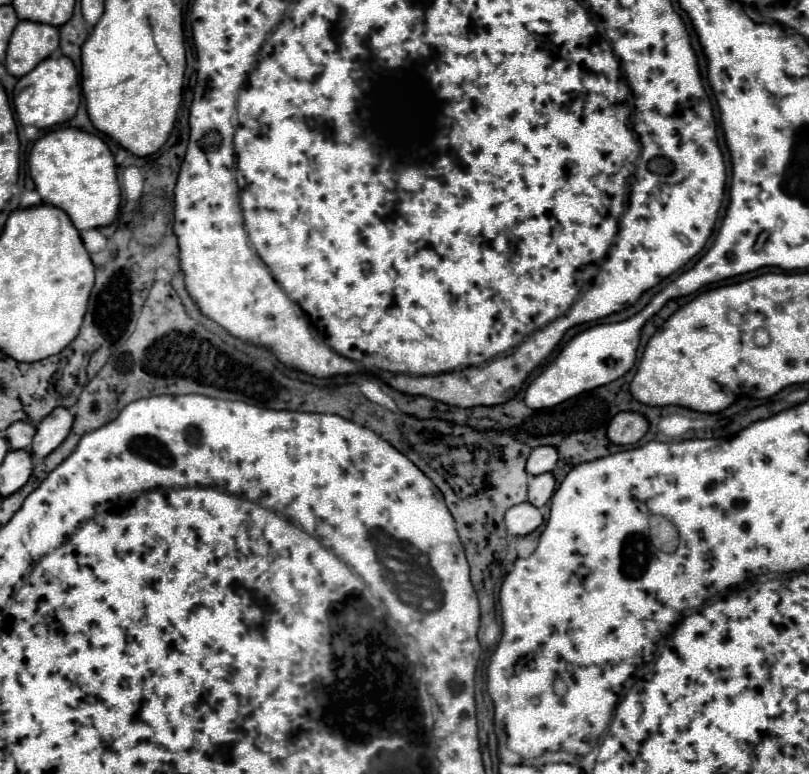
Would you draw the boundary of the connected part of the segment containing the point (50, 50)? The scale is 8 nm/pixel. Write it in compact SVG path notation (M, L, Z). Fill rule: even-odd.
M23 20L17 24L9 48L5 68L11 76L21 78L29 74L43 58L49 58L59 50L59 30L49 24L37 24Z

